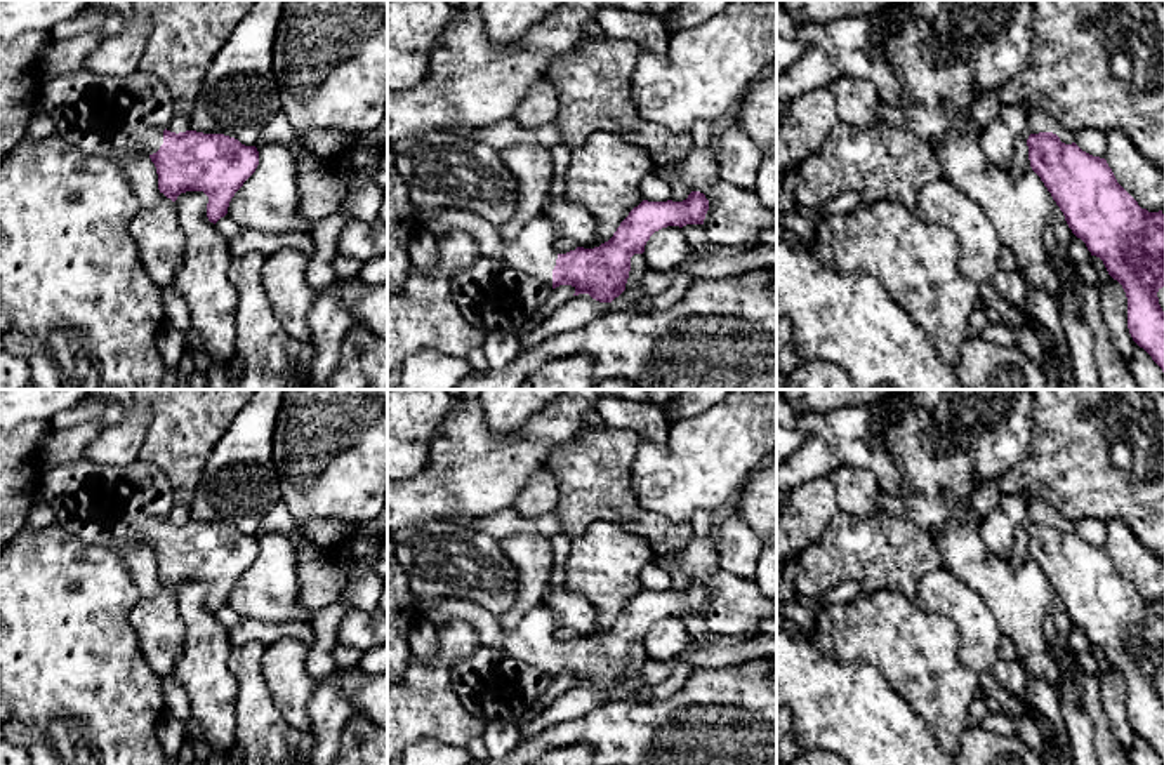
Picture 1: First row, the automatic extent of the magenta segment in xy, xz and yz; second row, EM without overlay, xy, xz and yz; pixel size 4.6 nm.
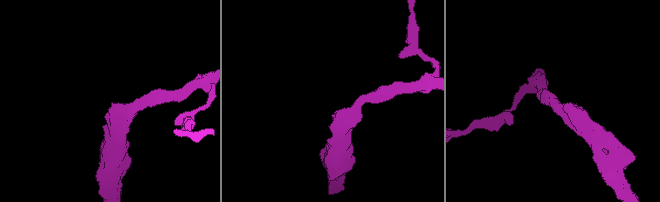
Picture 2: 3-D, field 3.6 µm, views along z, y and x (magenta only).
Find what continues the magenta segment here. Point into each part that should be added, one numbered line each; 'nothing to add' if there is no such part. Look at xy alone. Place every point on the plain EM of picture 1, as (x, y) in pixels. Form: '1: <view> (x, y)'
1: xy (152, 529)

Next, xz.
1: xz (530, 640)

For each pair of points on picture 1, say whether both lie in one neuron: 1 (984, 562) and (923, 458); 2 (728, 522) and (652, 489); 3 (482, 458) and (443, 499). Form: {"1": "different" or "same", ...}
{"1": "same", "2": "different", "3": "same"}

